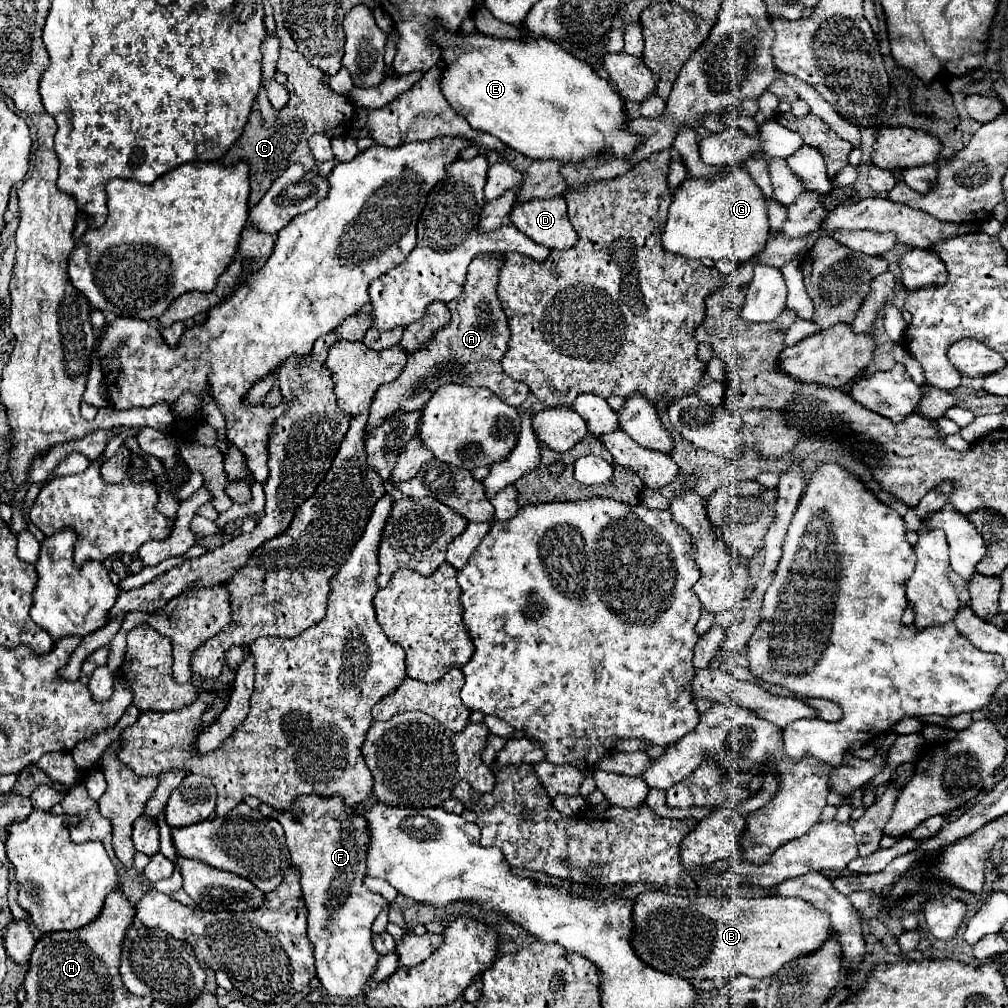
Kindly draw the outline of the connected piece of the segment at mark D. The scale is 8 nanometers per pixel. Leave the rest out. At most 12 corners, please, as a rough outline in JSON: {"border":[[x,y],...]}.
{"border":[[563,196],[515,206],[517,230],[551,250],[579,240]]}

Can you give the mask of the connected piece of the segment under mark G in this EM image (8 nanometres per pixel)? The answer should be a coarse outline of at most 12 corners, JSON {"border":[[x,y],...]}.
{"border":[[749,172],[685,180],[661,240],[743,264],[769,236]]}

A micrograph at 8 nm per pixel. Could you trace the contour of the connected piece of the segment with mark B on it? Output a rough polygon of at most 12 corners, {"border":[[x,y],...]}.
{"border":[[673,896],[633,906],[665,974],[775,976],[833,934],[801,898]]}

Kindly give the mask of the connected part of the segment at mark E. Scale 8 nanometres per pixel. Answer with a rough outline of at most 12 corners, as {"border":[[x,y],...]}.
{"border":[[437,28],[441,90],[531,160],[629,160],[625,102],[553,40]]}

